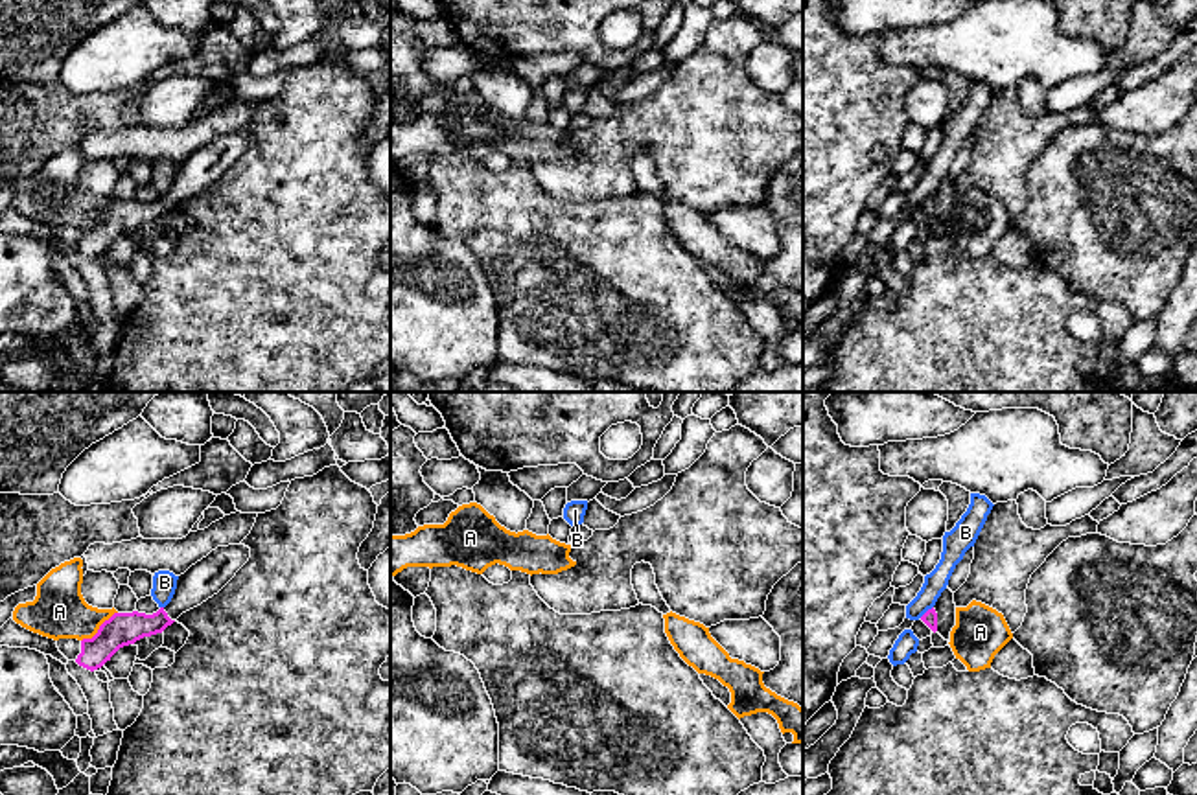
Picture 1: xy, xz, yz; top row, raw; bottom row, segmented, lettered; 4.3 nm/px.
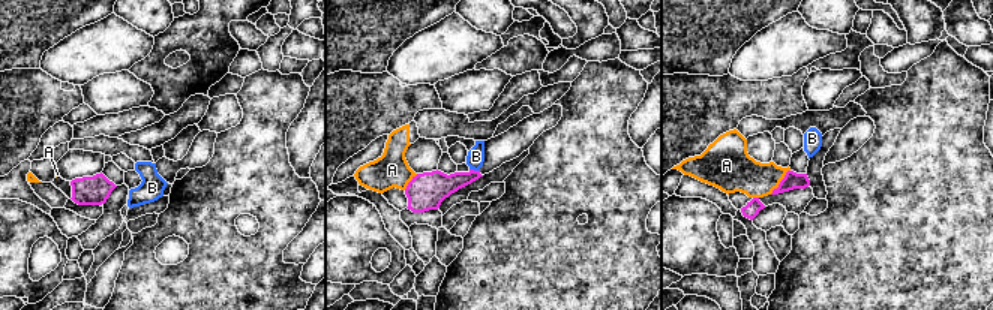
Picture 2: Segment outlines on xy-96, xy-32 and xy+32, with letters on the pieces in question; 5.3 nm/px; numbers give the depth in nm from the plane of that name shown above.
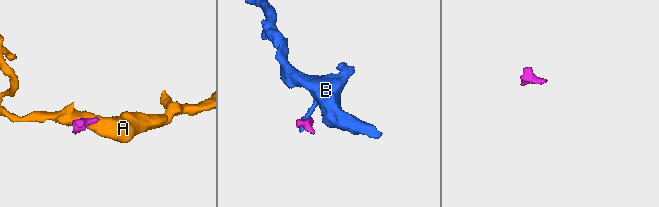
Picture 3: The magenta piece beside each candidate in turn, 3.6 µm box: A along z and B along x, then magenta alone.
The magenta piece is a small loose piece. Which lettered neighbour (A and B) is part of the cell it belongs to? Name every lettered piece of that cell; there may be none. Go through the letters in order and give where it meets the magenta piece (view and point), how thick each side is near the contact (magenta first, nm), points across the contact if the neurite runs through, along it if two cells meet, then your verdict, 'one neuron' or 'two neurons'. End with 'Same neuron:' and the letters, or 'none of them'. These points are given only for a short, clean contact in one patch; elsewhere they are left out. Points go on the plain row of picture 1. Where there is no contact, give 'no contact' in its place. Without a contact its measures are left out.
A: meets magenta in xy at (100, 216); 150 nm thick on the magenta side, 240 nm on the other; border along xy (116, 199), (91, 225), (81, 229); two neurons
B: meets magenta in yz at (927, 199); 60 nm thick on the magenta side, 100 nm on the other; border along yz (932, 194), (919, 205); two neurons
Same neuron: none of them

